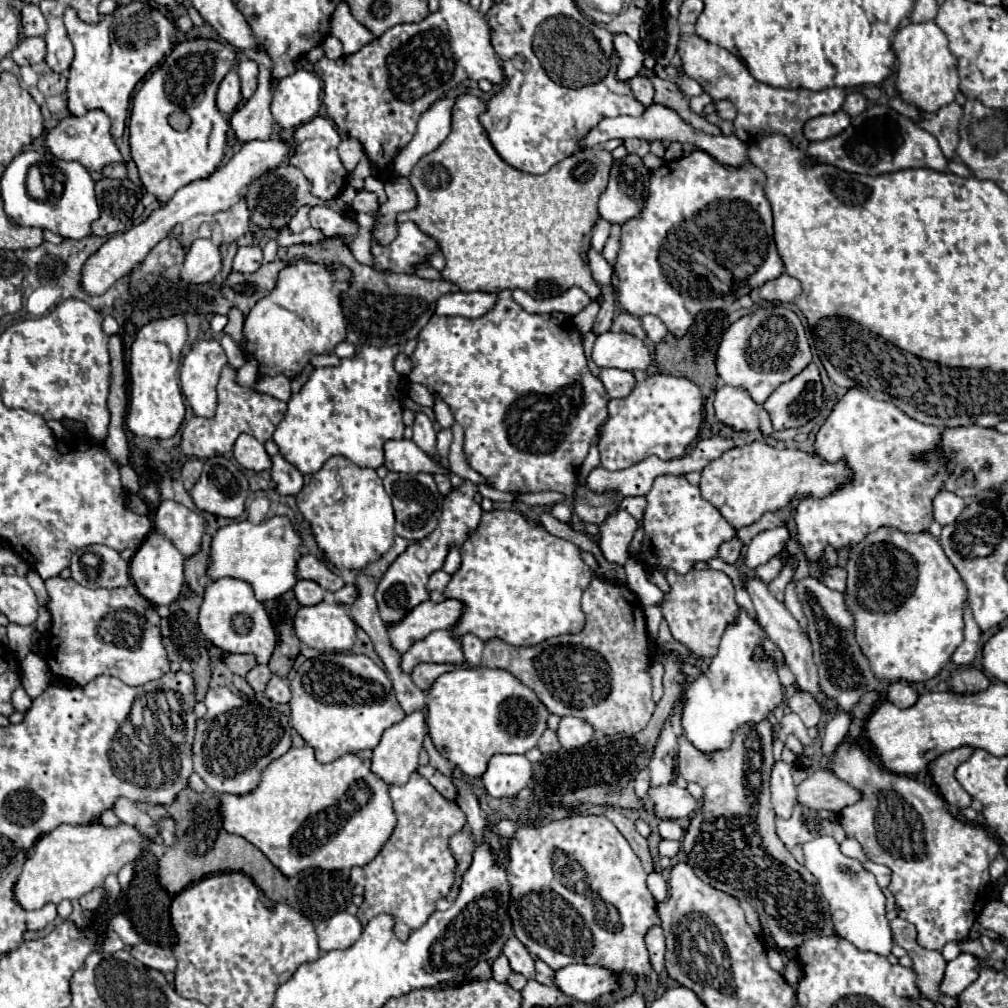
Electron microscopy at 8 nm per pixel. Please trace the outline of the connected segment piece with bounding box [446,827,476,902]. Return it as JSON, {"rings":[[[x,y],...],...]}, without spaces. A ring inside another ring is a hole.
{"rings":[[[468,827],[450,837],[450,851],[452,851],[452,855],[454,855],[456,861],[458,861],[455,883],[446,897],[450,902],[454,901],[459,894],[462,875],[468,871],[468,867],[470,867],[470,863],[472,863],[474,847],[476,847],[474,841],[468,839]]]}

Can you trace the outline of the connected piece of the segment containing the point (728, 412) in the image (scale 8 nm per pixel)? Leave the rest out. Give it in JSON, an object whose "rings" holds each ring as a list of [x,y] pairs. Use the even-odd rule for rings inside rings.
{"rings":[[[720,387],[714,397],[714,409],[718,421],[736,431],[758,429],[758,405],[742,387]]]}

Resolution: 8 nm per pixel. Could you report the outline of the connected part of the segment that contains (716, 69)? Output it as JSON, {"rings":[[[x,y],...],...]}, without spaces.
{"rings":[[[696,35],[680,37],[678,57],[682,61],[684,73],[690,79],[698,81],[702,85],[702,89],[714,101],[728,99],[734,103],[734,107],[738,111],[738,117],[734,119],[736,137],[740,141],[744,141],[746,145],[752,145],[768,135],[780,133],[794,147],[798,147],[800,141],[804,139],[804,135],[802,135],[804,123],[818,115],[836,113],[846,99],[846,91],[838,89],[838,87],[822,89],[822,91],[808,91],[808,89],[776,89],[770,85],[762,85],[750,75],[748,67],[738,57],[734,57],[730,51],[726,51],[714,43],[708,43]]]}

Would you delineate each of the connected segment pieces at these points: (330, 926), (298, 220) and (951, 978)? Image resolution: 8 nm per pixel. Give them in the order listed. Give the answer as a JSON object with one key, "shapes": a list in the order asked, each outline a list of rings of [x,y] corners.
{"shapes":[[[[346,911],[332,915],[330,919],[322,921],[316,927],[316,935],[318,935],[318,943],[322,951],[348,949],[356,943],[360,933],[362,933],[360,921]]],[[[304,207],[304,209],[298,209],[296,217],[292,217],[292,221],[288,223],[288,229],[290,233],[302,233],[304,229],[308,229],[308,209],[310,207]]],[[[960,953],[954,961],[948,963],[946,977],[940,985],[940,991],[950,997],[958,997],[970,983],[974,983],[978,979],[980,965],[982,965],[982,961],[976,955]]]]}

